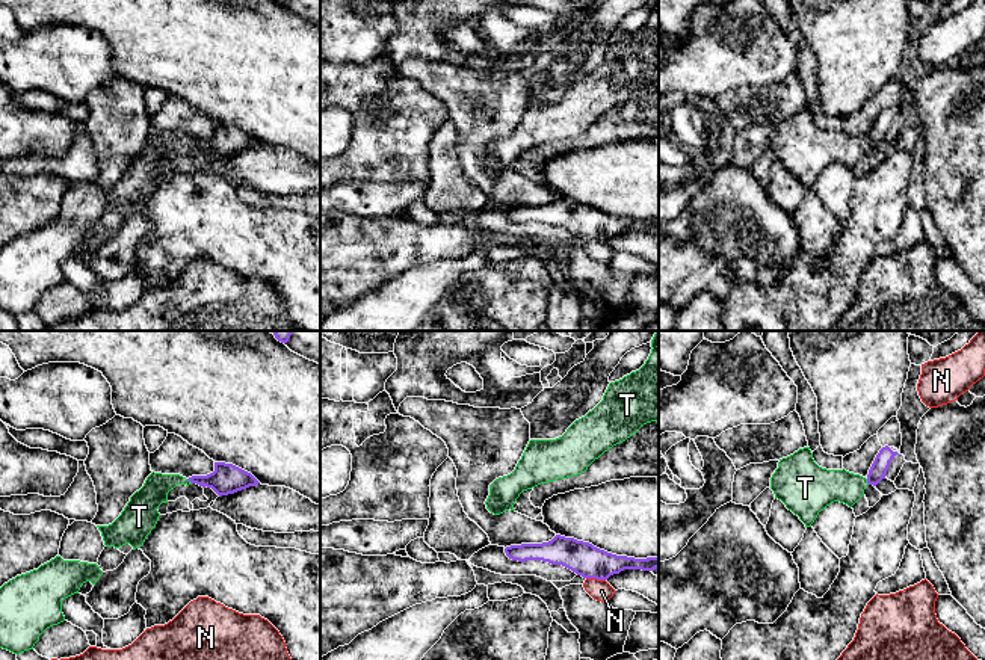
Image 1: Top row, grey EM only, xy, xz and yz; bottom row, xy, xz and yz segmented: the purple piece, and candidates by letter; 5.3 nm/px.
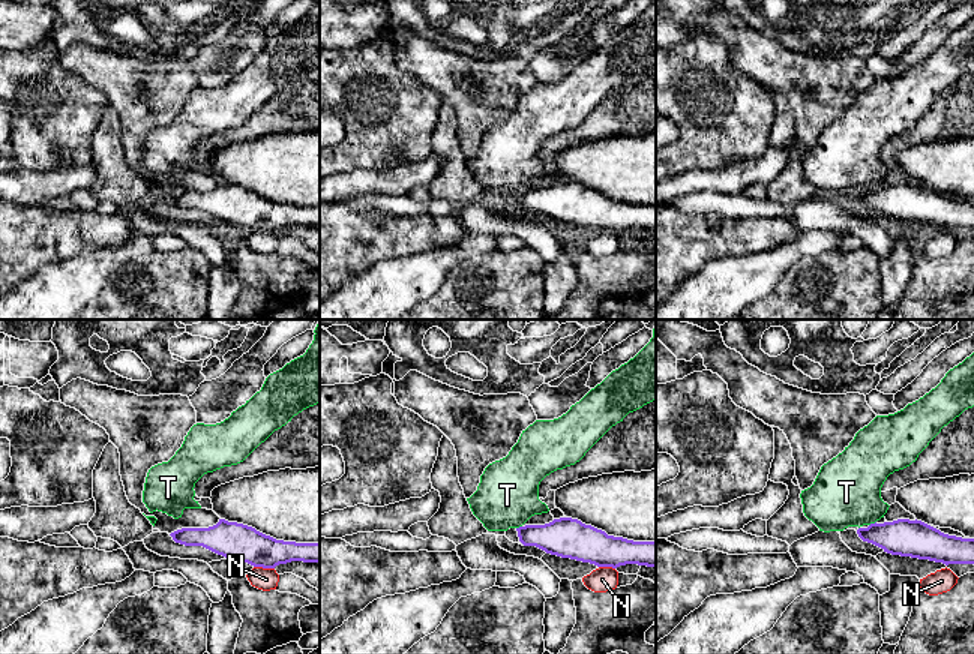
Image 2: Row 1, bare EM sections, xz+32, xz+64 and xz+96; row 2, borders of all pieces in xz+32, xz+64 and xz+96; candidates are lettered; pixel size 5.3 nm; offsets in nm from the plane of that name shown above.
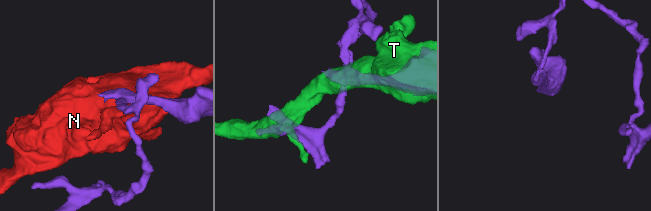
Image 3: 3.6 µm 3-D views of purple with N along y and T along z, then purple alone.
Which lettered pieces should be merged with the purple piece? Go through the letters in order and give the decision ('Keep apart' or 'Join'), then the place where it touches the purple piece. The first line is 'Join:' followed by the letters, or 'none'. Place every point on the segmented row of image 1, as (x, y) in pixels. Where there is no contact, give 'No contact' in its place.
Join: none
N: Keep apart. Touches purple at xz (595, 577)
T: Keep apart. Touches purple at xy (189, 481)

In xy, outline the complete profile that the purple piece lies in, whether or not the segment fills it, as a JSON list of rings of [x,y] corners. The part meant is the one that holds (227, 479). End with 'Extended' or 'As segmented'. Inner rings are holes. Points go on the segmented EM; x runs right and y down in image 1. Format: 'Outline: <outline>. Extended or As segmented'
Outline: [[[215,462],[215,471],[187,479],[202,488],[212,488],[219,497],[255,486],[260,482],[248,471],[225,462]]]. As segmented

